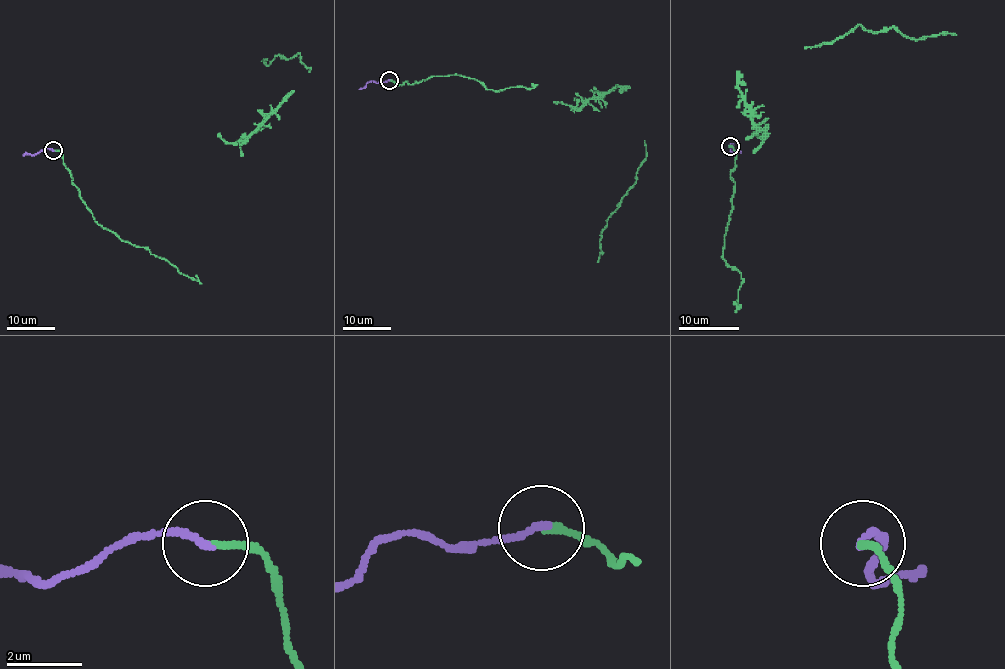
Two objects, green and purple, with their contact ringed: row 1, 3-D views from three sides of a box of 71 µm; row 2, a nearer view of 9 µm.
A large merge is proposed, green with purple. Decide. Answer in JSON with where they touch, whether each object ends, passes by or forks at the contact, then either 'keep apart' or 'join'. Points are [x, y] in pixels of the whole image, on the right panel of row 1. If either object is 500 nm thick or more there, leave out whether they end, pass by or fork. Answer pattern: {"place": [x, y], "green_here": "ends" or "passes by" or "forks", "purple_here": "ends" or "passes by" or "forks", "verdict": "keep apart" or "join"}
{"place": [730, 146], "green_here": "ends", "purple_here": "ends", "verdict": "join"}

